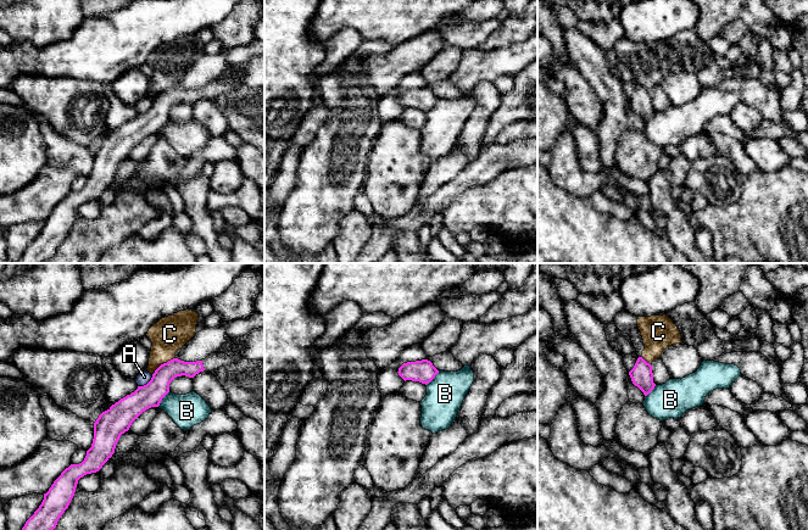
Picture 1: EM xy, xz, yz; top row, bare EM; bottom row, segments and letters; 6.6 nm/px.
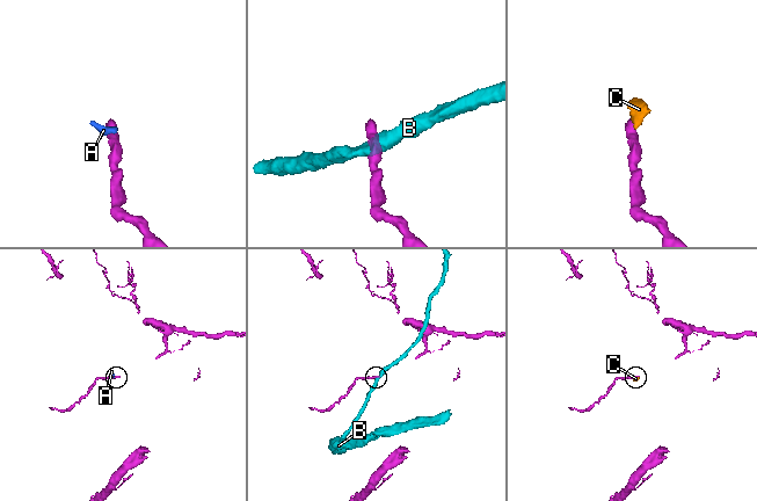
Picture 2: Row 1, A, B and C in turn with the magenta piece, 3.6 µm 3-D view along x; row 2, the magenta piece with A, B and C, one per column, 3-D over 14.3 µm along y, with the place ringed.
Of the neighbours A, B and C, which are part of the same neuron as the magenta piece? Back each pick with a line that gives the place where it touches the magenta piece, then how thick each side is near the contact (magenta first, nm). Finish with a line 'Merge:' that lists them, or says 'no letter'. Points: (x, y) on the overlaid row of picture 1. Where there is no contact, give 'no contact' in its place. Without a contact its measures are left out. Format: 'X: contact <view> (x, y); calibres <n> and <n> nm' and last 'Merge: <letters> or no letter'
Merge: no letter

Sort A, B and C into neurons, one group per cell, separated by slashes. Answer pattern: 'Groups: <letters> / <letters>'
Groups: A C / B

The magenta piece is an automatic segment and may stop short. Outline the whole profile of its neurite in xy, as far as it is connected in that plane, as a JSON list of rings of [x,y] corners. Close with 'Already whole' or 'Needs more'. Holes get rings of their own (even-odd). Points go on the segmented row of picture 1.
[[[222,352],[208,355],[202,361],[184,362],[173,358],[161,364],[151,380],[121,398],[102,412],[94,423],[94,439],[84,461],[71,464],[54,481],[34,514],[26,521],[22,530],[54,530],[58,519],[68,508],[78,484],[87,474],[99,472],[115,453],[122,434],[129,430],[132,423],[146,409],[158,407],[169,392],[169,384],[177,376],[194,378],[200,372],[211,372],[243,359],[239,353],[228,356]]]. Needs more

